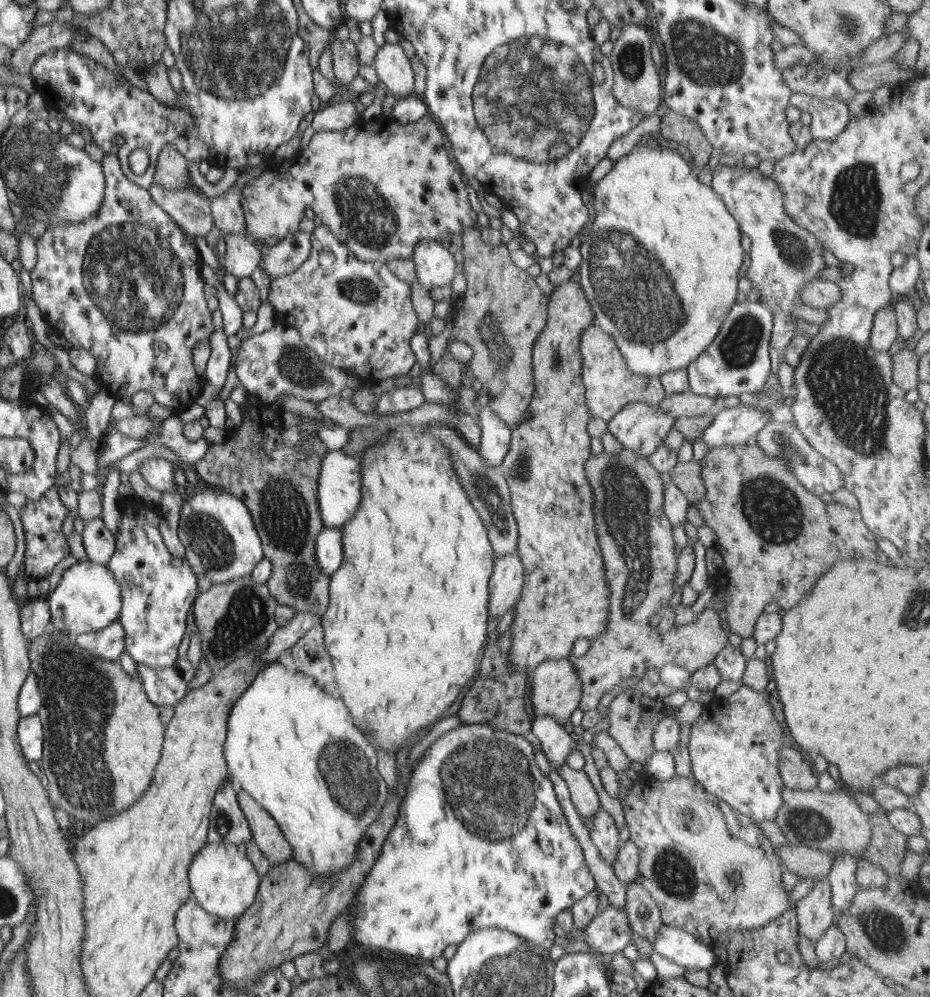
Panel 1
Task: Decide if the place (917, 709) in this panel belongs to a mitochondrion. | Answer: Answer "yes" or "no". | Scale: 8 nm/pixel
no

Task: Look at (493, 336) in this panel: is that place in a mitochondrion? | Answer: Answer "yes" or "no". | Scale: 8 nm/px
yes

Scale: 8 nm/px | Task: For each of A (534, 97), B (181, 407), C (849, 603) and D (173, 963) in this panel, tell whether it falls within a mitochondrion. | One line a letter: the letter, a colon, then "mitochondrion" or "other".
A: mitochondrion
B: other
C: other
D: other

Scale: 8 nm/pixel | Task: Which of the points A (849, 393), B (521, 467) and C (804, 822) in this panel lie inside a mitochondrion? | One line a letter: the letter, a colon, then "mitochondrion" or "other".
A: mitochondrion
B: mitochondrion
C: mitochondrion

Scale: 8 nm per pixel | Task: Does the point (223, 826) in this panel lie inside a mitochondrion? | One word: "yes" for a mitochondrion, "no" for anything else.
yes

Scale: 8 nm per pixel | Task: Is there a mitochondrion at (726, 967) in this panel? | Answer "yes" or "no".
no

